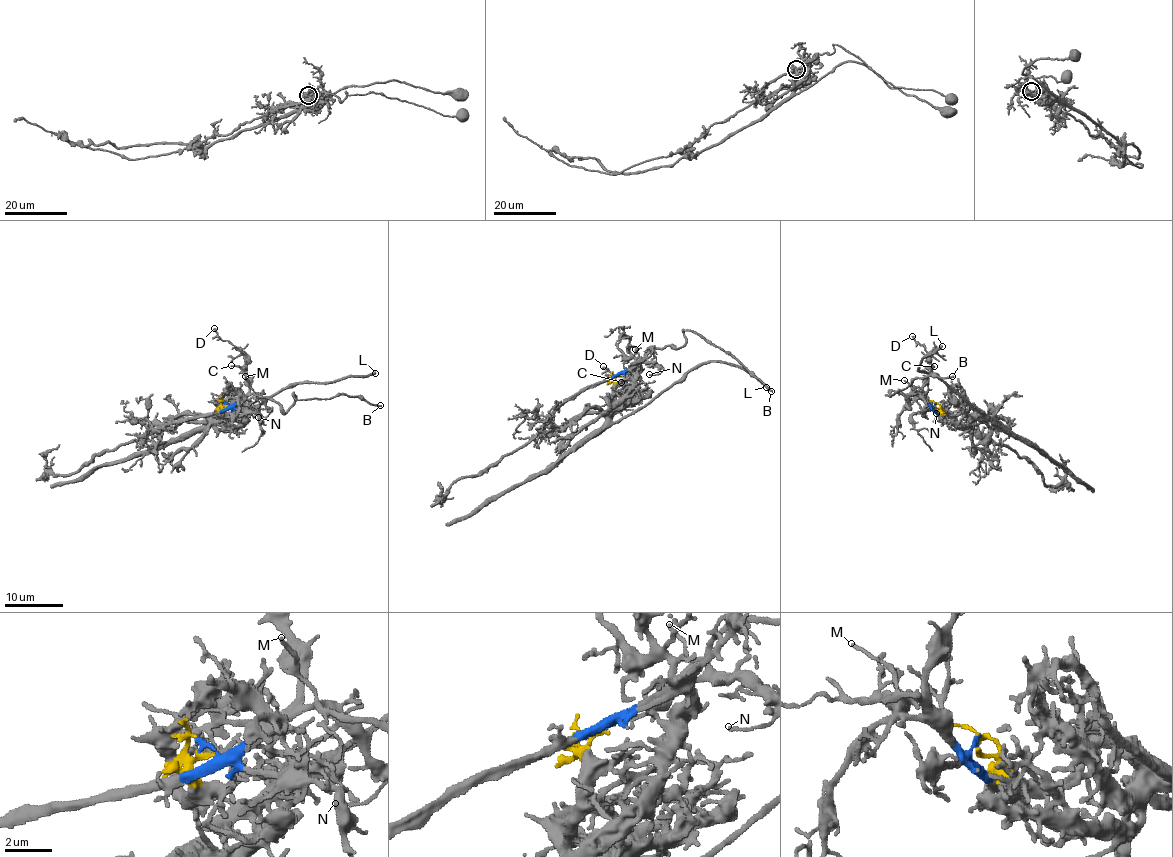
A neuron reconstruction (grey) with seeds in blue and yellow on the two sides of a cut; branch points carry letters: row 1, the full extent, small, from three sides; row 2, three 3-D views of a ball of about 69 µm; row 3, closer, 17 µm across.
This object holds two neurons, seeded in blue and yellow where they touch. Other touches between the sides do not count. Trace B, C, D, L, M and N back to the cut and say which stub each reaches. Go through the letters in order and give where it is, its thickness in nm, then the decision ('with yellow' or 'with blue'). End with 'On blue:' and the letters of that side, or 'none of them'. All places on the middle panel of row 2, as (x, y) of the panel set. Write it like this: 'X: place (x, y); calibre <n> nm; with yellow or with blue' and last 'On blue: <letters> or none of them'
B: place (771, 391); calibre 200 nm; with blue
C: place (621, 382); calibre 130 nm; with blue
D: place (603, 366); calibre 140 nm; with blue
L: place (766, 387); calibre 260 nm; with yellow
M: place (635, 349); calibre 110 nm; with blue
N: place (649, 374); calibre 130 nm; with blue
On blue: B, C, D, M, N

